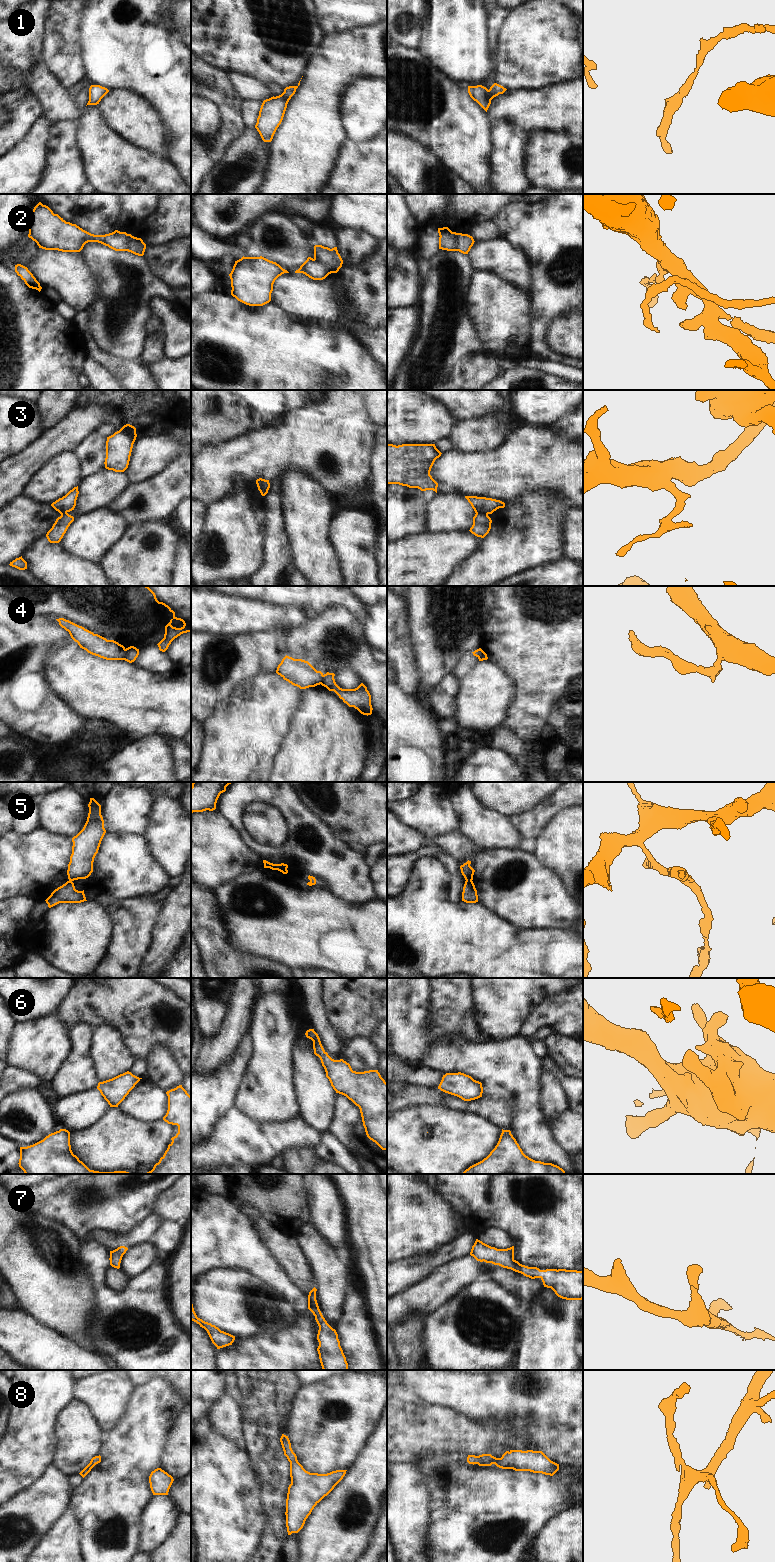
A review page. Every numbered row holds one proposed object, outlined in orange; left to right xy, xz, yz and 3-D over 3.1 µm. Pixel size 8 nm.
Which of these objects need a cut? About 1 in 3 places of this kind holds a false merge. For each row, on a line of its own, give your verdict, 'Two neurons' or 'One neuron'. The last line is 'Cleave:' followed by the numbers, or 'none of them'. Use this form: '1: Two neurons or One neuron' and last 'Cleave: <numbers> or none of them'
1: One neuron
2: Two neurons
3: Two neurons
4: Two neurons
5: Two neurons
6: One neuron
7: One neuron
8: One neuron
Cleave: 2, 3, 4, 5

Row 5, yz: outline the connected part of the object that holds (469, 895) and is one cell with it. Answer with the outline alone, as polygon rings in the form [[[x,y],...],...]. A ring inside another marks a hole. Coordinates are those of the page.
[[[465,881],[462,892],[462,901],[466,903],[478,902],[477,890],[475,888],[473,881]]]

